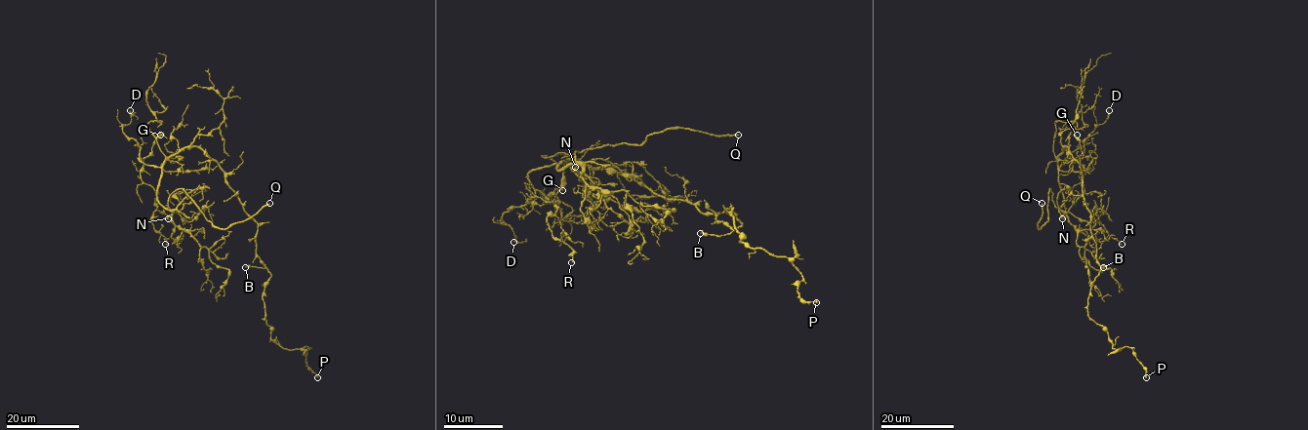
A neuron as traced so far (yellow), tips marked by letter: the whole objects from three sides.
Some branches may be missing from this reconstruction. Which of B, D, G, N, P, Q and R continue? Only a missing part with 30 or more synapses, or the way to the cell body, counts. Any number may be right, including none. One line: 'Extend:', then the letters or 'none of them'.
Extend: Q

